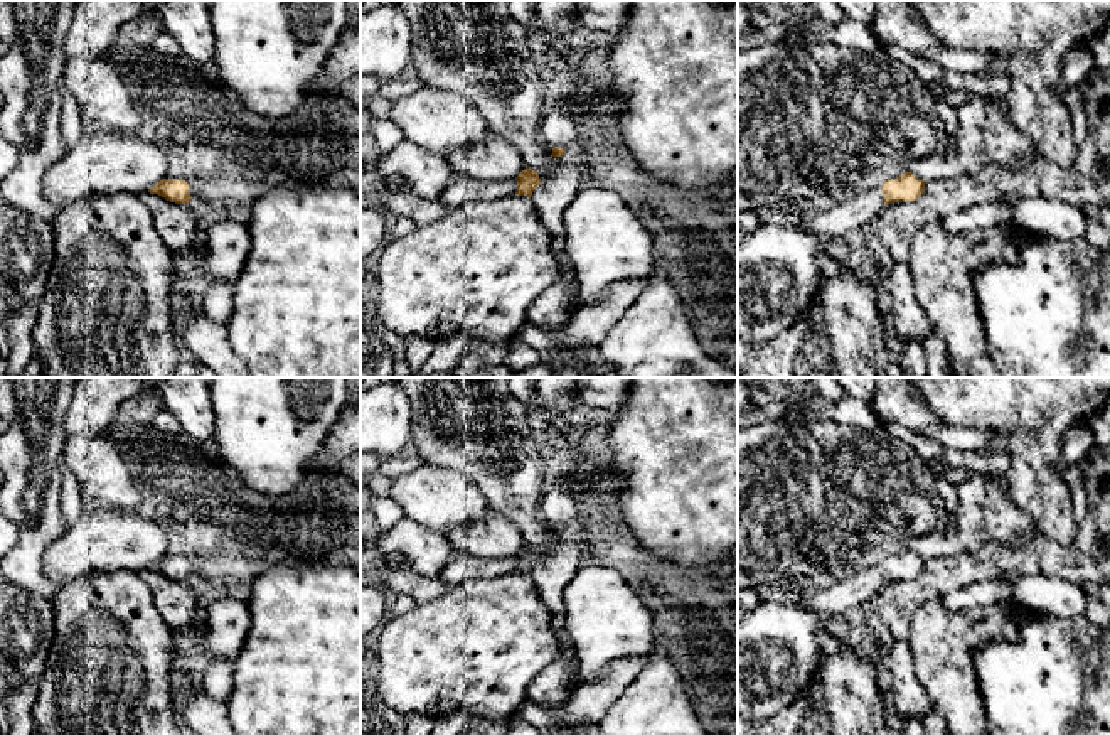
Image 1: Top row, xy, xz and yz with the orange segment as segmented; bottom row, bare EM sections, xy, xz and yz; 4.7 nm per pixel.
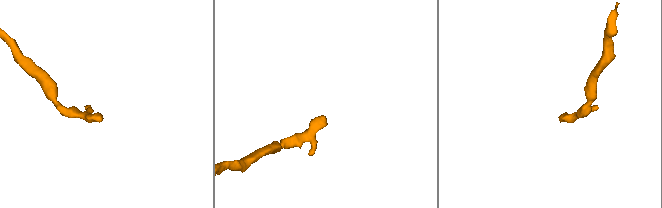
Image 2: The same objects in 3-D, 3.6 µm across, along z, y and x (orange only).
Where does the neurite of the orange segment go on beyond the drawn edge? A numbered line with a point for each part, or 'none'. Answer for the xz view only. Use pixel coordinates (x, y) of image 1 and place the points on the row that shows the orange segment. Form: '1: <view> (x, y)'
1: xz (558, 128)

